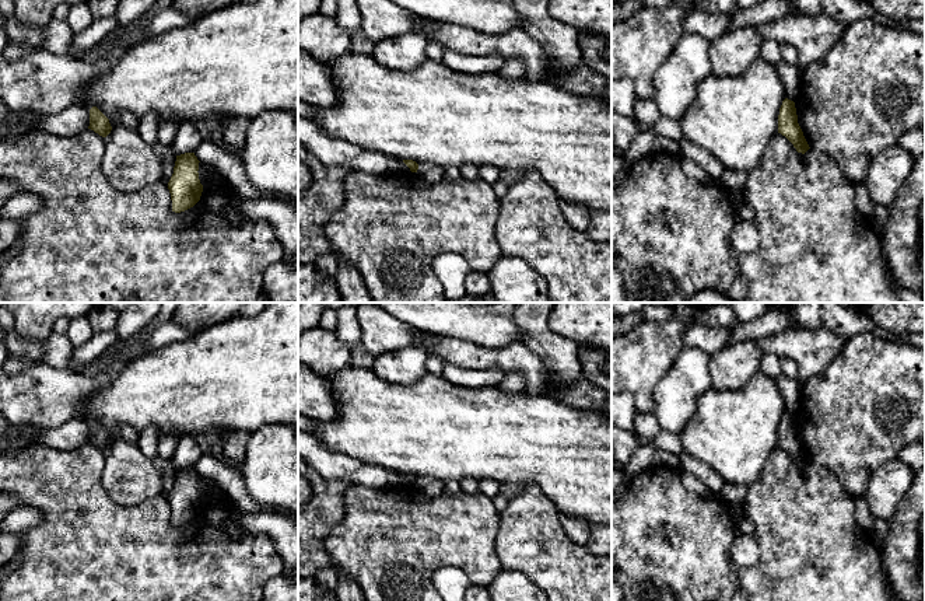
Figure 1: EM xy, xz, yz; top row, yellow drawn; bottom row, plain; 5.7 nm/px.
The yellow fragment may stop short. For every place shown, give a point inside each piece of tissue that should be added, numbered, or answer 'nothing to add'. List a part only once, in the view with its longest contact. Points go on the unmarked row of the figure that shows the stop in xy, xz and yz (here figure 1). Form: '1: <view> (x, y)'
nothing to add

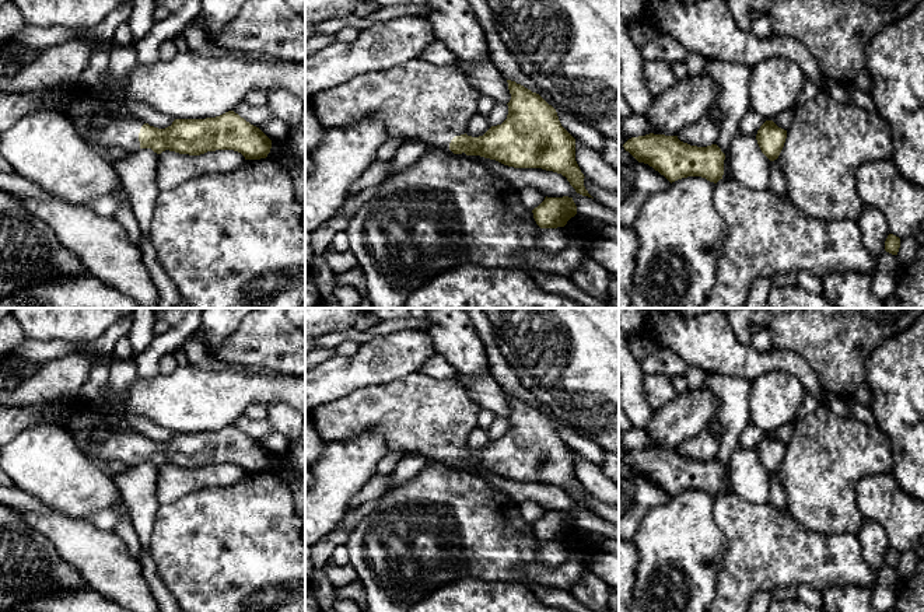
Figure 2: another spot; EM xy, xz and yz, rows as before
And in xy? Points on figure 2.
1: xy (94, 430)

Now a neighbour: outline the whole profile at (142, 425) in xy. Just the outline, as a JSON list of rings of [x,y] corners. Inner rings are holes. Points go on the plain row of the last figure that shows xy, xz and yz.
[[[125,413],[123,419],[134,429],[134,431],[148,437],[150,440],[165,443],[172,438],[175,431],[162,427],[144,416],[137,416],[132,413]]]

